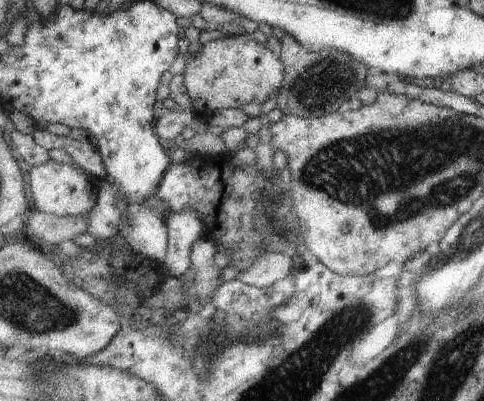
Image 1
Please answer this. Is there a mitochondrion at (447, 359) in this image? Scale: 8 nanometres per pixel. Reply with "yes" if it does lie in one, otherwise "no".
yes

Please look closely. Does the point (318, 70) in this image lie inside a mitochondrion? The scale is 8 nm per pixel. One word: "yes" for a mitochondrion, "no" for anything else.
yes

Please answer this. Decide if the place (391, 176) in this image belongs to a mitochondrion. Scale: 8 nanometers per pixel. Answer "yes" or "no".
yes

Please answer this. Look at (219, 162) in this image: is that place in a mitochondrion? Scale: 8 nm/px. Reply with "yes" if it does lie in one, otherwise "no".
no

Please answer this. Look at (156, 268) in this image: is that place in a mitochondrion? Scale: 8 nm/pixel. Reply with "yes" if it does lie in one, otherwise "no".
no

